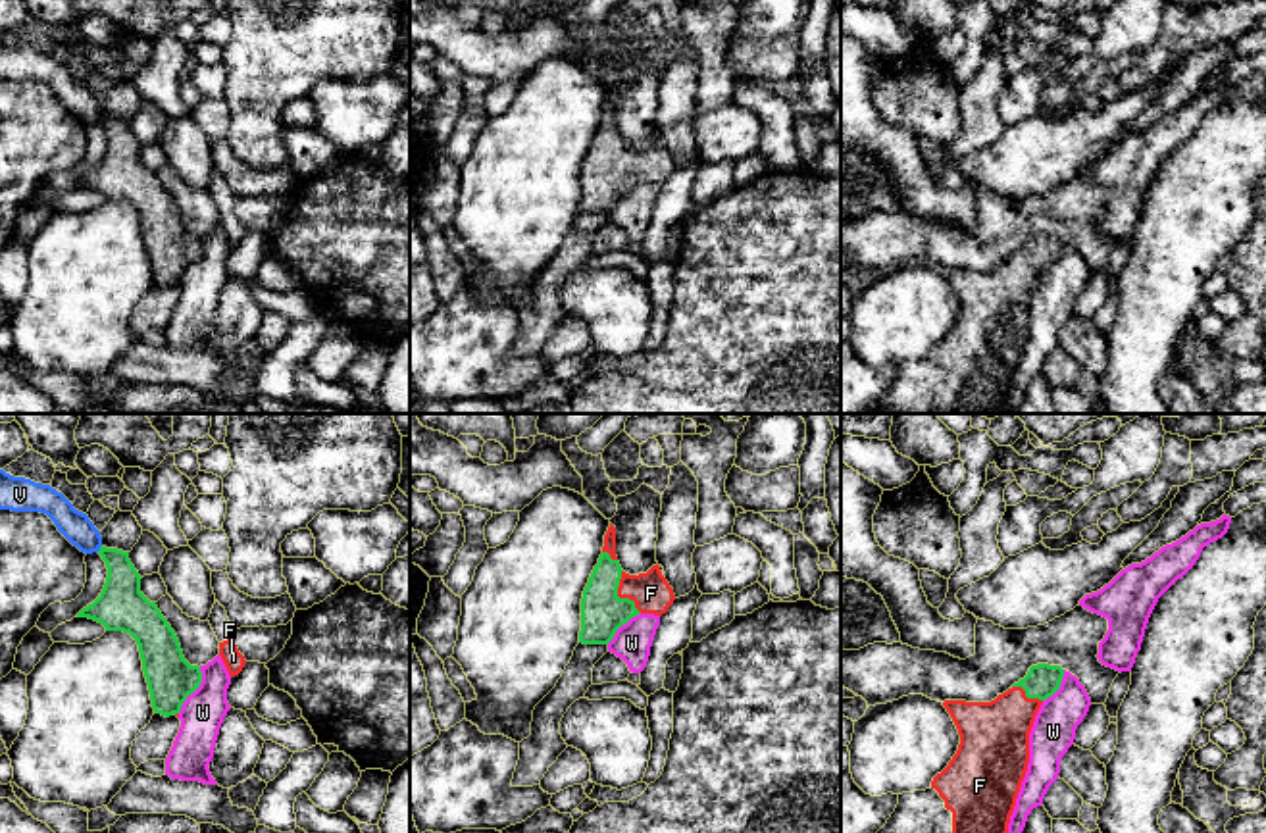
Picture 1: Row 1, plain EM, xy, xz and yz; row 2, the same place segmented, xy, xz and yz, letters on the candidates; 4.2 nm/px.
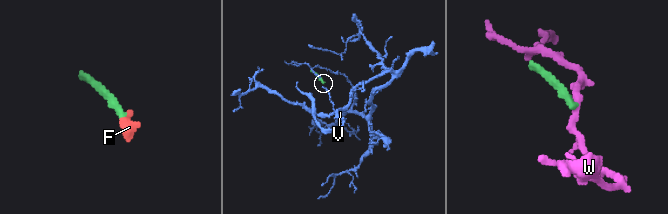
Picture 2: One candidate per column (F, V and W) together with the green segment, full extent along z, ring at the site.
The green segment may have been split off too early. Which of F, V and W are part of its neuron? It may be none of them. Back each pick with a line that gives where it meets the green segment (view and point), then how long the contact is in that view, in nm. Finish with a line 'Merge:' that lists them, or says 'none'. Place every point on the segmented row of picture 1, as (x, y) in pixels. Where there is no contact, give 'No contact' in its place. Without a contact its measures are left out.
F: Touches green at xz (616, 595). Shared border 200 nm
Merge: F

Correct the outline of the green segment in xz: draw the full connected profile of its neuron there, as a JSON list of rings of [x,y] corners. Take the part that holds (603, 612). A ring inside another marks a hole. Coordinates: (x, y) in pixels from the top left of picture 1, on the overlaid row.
[[[610,523],[602,554],[583,591],[579,643],[608,644],[631,618],[662,616],[673,600],[673,589],[658,564],[639,575],[621,569],[616,556],[616,527]]]

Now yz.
[[[1037,664],[991,702],[945,700],[960,745],[925,791],[899,795],[899,804],[877,833],[1008,833],[1010,816],[1029,764],[1029,733],[1041,704],[1062,683],[1060,666]]]

